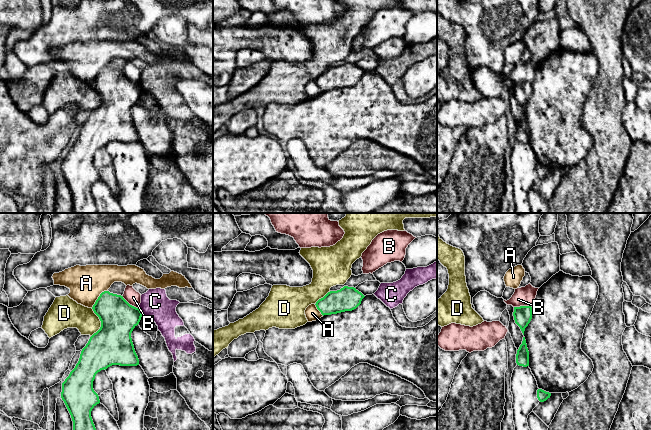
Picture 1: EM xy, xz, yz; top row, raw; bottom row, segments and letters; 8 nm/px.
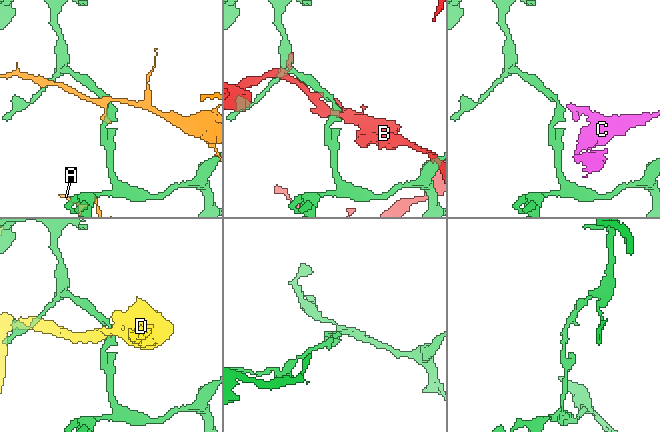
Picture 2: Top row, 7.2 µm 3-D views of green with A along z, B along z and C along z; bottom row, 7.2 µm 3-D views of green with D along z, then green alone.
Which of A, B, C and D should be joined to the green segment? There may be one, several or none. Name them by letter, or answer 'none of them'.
none of them

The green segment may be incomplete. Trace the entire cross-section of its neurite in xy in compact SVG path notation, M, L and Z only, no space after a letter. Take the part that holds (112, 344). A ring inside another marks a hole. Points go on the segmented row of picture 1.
M104 291L100 294L92 309L100 319L101 327L90 337L81 351L75 368L62 383L61 398L71 415L73 430L96 430L91 411L100 403L99 396L93 389L93 381L98 372L106 370L112 365L139 365L131 333L141 320L142 312L140 308L130 305L121 295Z

